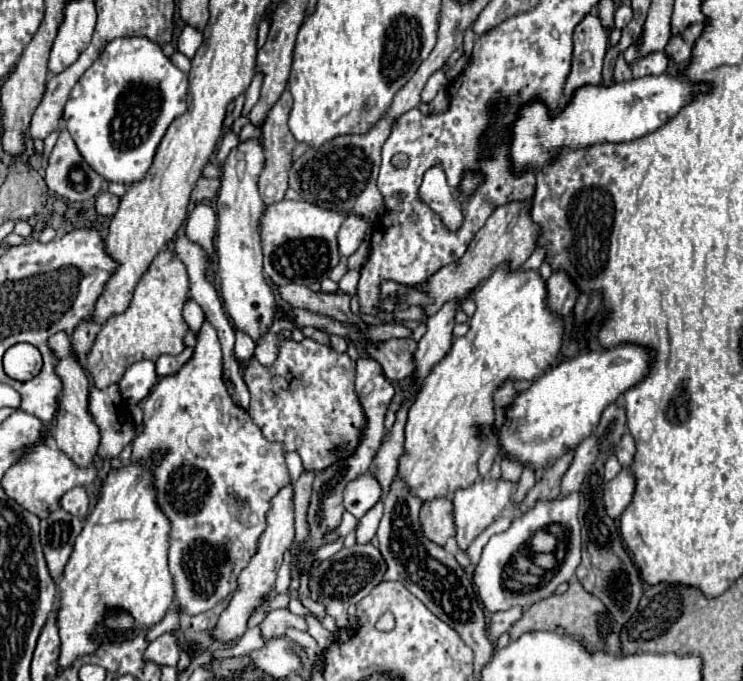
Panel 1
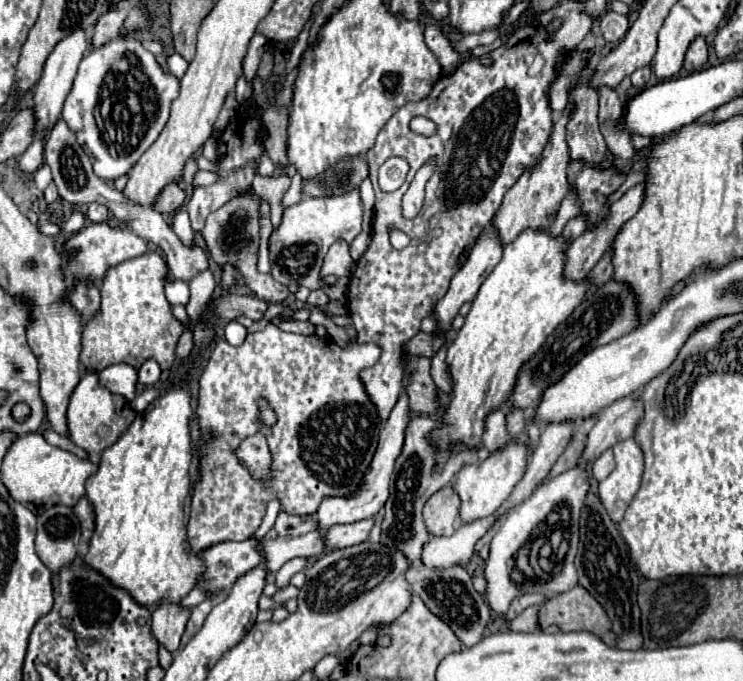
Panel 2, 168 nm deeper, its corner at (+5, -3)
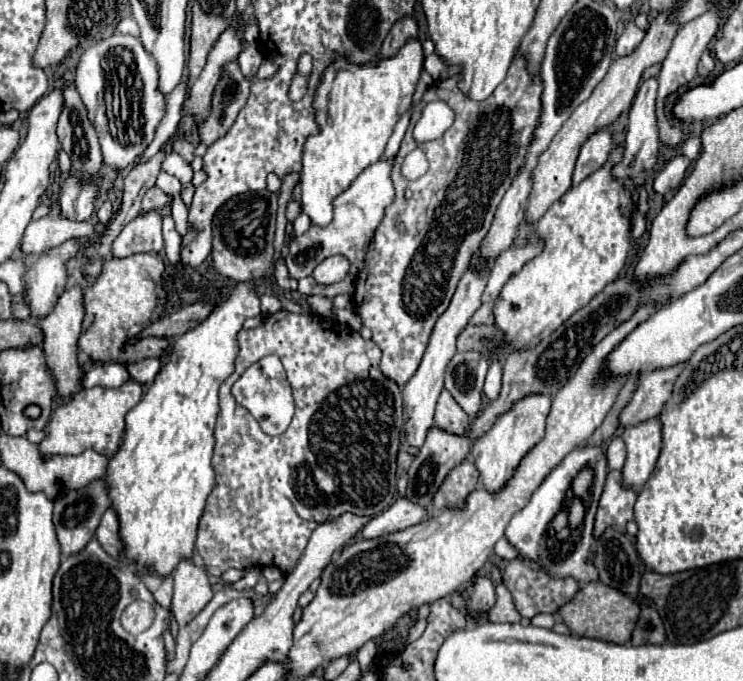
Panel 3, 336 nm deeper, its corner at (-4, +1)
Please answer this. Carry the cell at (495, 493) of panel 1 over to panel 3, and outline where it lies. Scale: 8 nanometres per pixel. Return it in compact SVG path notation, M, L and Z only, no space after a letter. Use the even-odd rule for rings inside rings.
M541 393L525 395L523 399L515 401L509 411L499 415L483 437L475 439L471 453L475 457L475 465L481 473L483 487L487 491L499 491L505 485L505 479L509 479L509 475L513 475L513 471L517 469L517 463L521 463L521 459L529 451L529 447L533 447L535 443L541 441L541 435L545 435L545 419L547 419L549 411L551 411L549 395L541 395Z

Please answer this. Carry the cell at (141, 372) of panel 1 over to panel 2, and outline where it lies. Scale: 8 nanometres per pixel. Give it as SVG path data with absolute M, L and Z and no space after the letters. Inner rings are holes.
M116 363L112 367L106 367L100 373L100 383L110 393L116 393L128 401L134 401L136 385L138 385L138 371L128 363Z

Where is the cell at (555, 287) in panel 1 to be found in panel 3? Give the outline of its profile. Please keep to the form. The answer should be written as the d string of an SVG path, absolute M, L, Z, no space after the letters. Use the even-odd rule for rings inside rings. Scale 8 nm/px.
M677 155L671 163L667 163L667 167L661 173L657 173L655 183L653 183L655 193L665 195L667 191L679 189L679 185L685 179L685 173L687 173L689 167L691 167L691 161L685 155Z

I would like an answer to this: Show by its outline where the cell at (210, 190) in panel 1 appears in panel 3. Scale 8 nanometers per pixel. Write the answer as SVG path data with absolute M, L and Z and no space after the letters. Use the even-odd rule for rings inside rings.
M151 187L145 197L143 197L143 211L153 211L153 209L161 209L165 205L171 203L171 197L167 193L163 193L157 187Z

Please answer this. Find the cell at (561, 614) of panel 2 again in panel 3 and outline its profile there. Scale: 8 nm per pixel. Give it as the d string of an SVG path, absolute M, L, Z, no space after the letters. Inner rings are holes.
M593 581L593 583L587 583L585 587L581 587L577 597L573 601L569 601L565 607L561 607L559 613L563 617L563 623L573 633L623 645L623 643L631 641L631 633L633 633L635 623L641 613L641 601L645 601L645 599L641 597L639 601L635 601L631 595L625 595L609 585L603 585L601 581Z

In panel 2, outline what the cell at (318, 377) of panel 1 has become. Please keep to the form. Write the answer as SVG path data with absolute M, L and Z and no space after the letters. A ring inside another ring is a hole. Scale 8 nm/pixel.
M268 325L264 331L258 331L258 333L248 333L246 341L240 345L240 347L232 347L228 341L218 341L210 359L208 359L208 365L204 367L202 375L200 375L200 397L198 397L198 407L196 407L196 415L198 415L198 423L200 423L200 429L202 431L212 431L214 433L214 441L204 445L202 447L202 461L200 461L200 475L202 475L202 481L196 483L196 487L192 489L192 501L190 501L190 519L188 519L188 543L192 547L192 553L200 553L204 551L206 547L214 545L214 543L220 543L220 541L240 541L240 539L248 539L254 535L254 531L260 527L262 523L262 517L266 513L266 503L270 499L280 499L282 503L282 509L286 513L292 513L292 515L312 515L320 501L326 497L326 495L348 495L352 493L358 483L362 481L362 475L364 471L368 469L368 463L376 451L376 439L378 439L378 433L380 433L380 427L382 427L382 421L378 419L376 415L376 407L372 407L366 391L364 391L364 385L358 377L358 373L364 369L364 367L370 367L372 363L376 363L376 359L380 357L380 347L378 345L358 345L358 343L352 343L348 349L324 349L324 359L322 363L316 361L316 367L314 367L314 337L306 337L306 335L300 335L295 333L289 333L280 331L276 325ZM258 399L264 399L268 403L268 407L276 413L276 423L274 425L262 425L260 423L260 409L258 409ZM260 431L266 441L268 441L268 447L270 447L270 453L272 453L272 469L274 469L274 479L268 481L268 483L260 483L256 479L252 479L252 475L248 475L248 471L244 469L244 465L236 459L236 455L232 453L238 443L246 437L246 435L252 435Z

